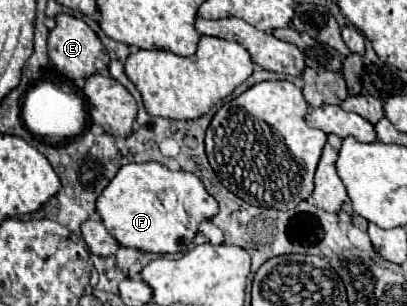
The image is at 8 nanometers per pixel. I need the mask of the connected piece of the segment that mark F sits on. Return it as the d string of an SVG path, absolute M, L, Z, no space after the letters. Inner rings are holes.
M146 162L122 166L96 200L96 212L120 246L156 254L178 254L190 246L198 226L216 216L218 204L196 174L172 172L158 162Z

